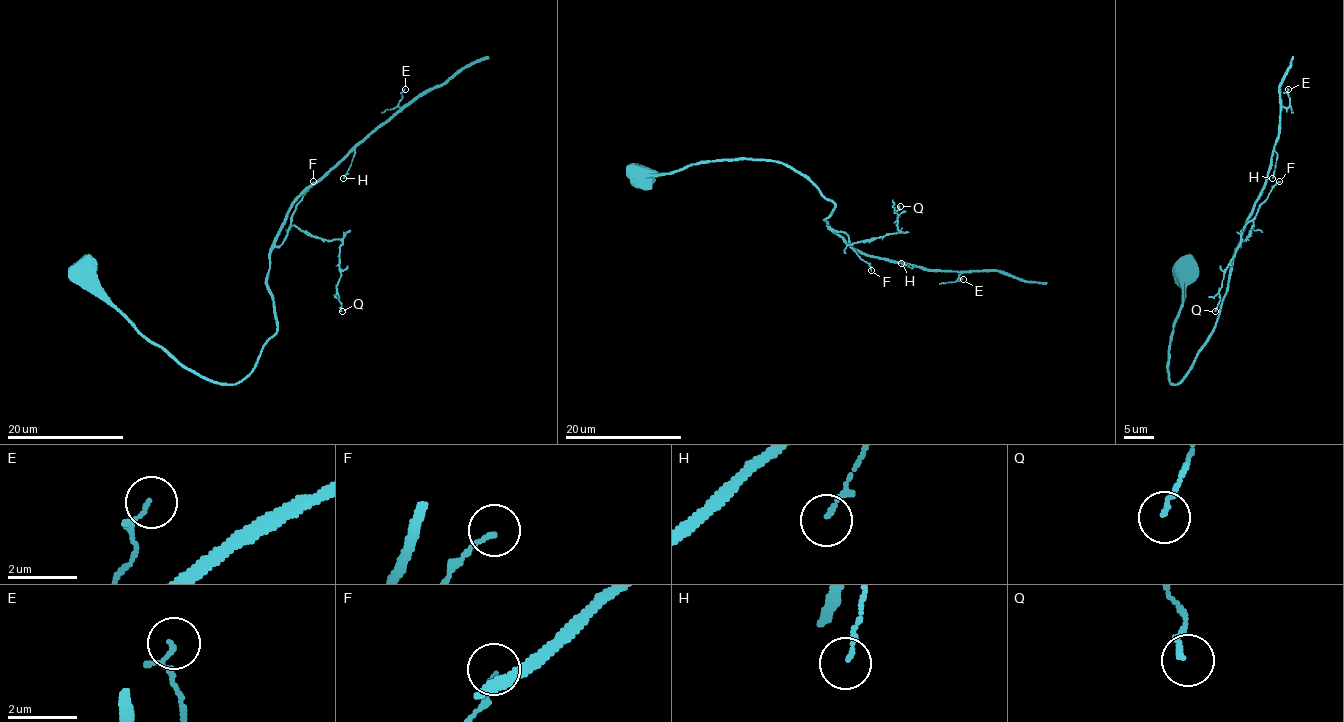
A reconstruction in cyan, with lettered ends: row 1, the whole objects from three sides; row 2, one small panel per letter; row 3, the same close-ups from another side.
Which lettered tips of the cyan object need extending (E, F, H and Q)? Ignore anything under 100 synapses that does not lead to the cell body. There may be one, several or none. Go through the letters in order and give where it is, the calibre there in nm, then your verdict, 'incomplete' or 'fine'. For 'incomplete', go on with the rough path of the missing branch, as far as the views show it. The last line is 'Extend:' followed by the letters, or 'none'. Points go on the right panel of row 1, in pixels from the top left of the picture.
E: place (1288, 89); calibre 100 nm; fine
F: place (1279, 181); calibre 120 nm; fine
H: place (1272, 178); calibre 120 nm; fine
Q: place (1215, 311); calibre 130 nm; fine
Extend: none

